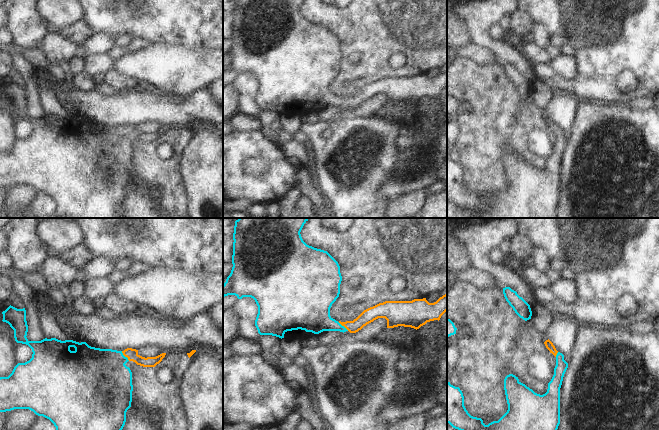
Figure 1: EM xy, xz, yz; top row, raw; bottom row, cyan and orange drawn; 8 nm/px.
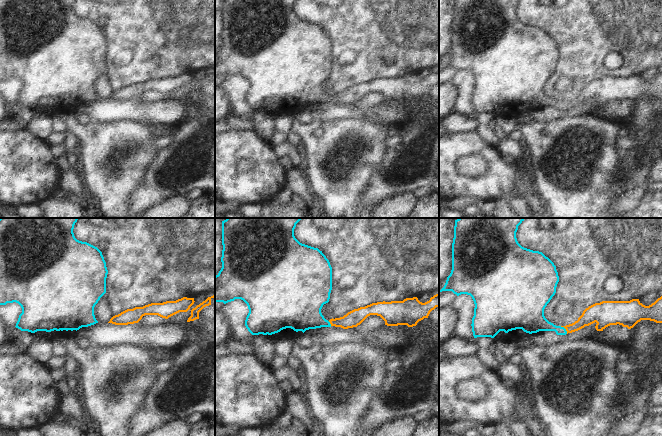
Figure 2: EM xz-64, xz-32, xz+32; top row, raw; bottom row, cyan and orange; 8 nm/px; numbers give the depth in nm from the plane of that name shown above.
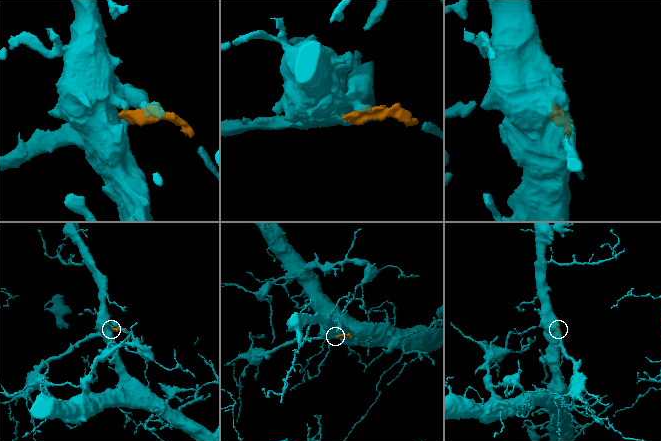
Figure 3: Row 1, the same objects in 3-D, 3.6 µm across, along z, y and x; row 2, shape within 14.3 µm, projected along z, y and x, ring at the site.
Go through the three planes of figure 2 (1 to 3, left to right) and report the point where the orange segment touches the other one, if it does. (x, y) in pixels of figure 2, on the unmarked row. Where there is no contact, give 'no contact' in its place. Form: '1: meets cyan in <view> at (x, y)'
1: no contact
2: meets cyan in xz-32 at (329, 99)
3: meets cyan in xz+32 at (565, 105)

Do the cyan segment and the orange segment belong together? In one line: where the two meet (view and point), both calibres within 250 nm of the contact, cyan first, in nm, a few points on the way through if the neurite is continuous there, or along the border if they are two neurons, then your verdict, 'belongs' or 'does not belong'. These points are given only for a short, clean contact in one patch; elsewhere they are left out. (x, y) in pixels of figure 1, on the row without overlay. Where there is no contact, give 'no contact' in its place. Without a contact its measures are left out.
xy (124, 132) | 440/100 nm | across xy (100, 152), (117, 135), (124, 132), (132, 130) | belongs

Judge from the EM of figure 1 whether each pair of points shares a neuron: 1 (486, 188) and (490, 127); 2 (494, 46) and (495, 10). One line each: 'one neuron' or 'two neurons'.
1: one neuron
2: one neuron

